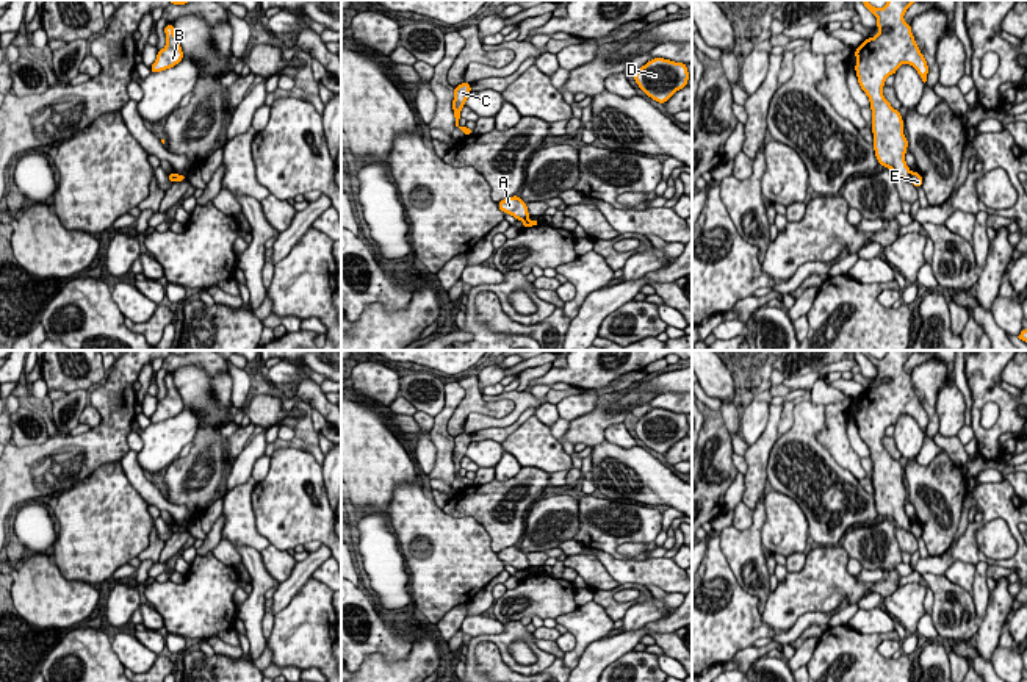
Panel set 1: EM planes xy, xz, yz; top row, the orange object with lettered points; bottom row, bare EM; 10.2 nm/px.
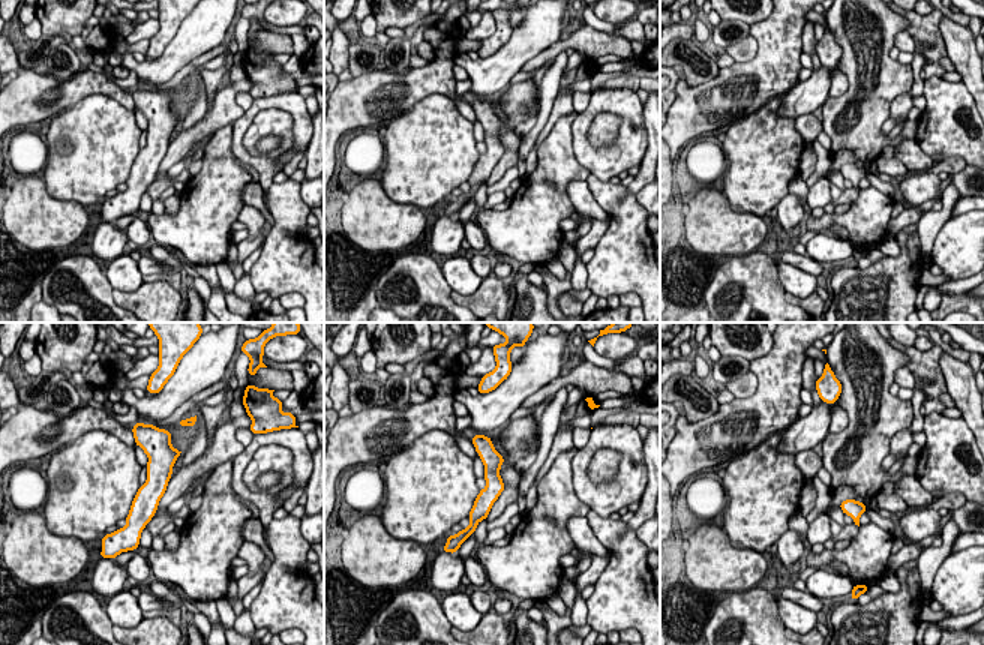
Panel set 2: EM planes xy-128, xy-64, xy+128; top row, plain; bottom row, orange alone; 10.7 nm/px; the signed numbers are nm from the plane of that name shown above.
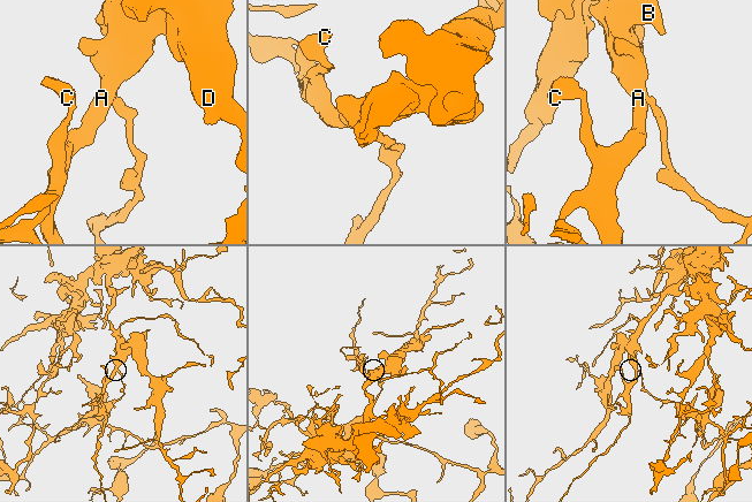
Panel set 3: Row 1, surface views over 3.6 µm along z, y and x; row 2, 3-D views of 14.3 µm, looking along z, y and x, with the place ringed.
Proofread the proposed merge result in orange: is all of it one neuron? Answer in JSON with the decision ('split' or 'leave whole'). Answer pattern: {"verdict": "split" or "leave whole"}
{"verdict": "split"}

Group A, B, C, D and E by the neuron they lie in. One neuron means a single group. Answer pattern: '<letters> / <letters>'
A B C D / E

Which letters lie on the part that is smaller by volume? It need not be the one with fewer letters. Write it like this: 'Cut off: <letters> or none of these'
Cut off: E

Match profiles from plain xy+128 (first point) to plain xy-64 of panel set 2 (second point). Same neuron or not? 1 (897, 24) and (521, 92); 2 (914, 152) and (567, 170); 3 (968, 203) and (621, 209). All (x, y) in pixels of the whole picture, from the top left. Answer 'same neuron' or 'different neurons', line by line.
1: same neuron
2: same neuron
3: different neurons

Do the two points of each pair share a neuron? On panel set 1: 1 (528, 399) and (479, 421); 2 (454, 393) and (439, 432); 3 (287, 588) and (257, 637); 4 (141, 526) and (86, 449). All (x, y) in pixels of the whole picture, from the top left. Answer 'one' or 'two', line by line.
1: one
2: one
3: two
4: two

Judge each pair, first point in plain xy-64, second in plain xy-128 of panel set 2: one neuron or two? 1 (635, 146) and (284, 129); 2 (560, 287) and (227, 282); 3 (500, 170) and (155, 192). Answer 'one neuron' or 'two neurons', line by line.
1: two neurons
2: two neurons
3: two neurons

